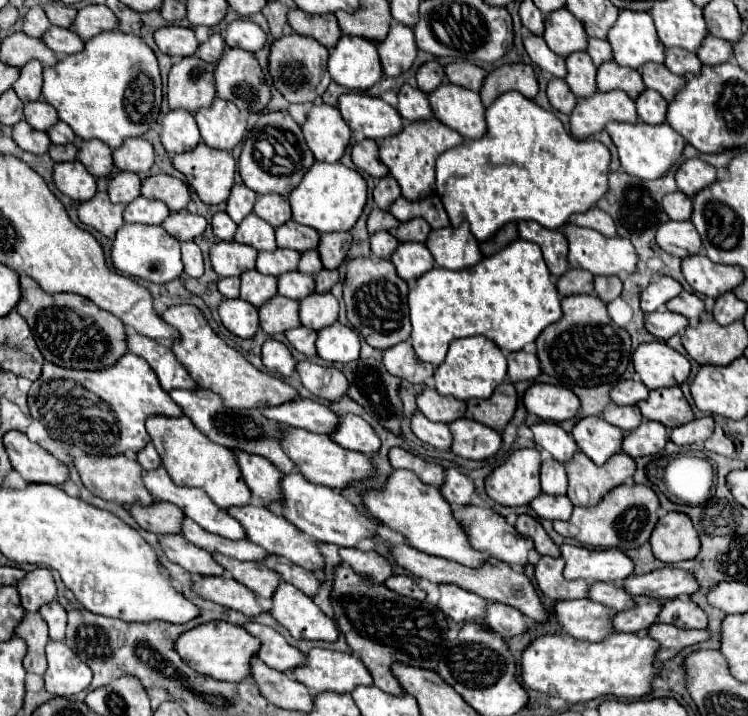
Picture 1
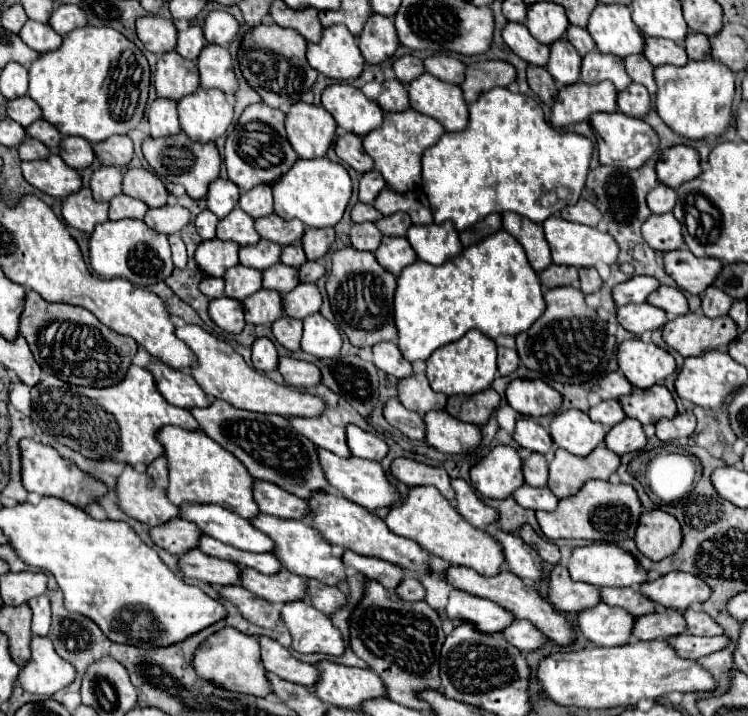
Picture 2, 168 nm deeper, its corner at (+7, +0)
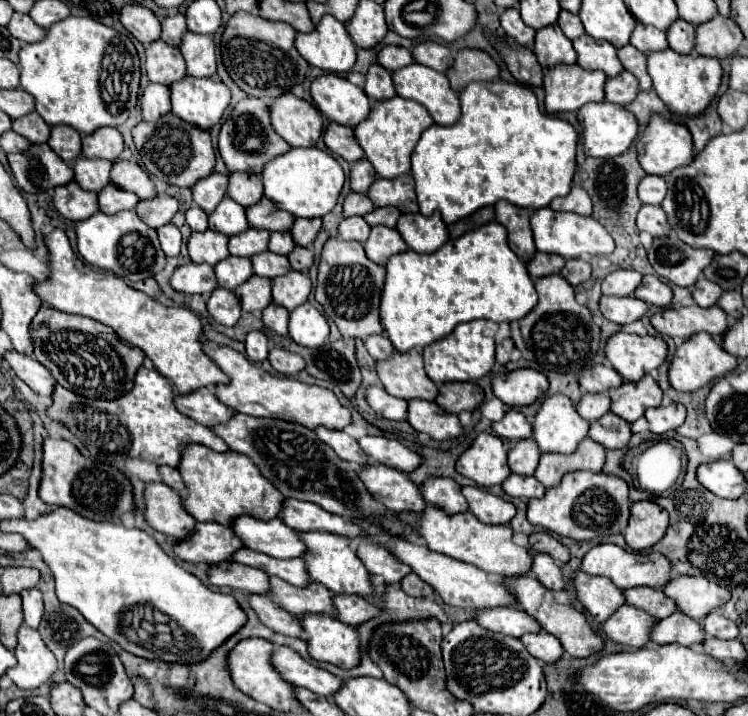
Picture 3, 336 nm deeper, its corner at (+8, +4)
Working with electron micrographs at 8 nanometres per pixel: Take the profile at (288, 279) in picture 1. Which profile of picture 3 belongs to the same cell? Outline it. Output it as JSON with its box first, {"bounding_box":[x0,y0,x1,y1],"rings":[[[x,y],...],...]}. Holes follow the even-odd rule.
{"bounding_box":[250,251,290,279],"rings":[[[272,251],[258,253],[258,255],[250,257],[250,261],[252,261],[254,275],[260,275],[260,277],[274,279],[276,275],[286,275],[290,271],[288,259],[284,255],[276,255]]]}

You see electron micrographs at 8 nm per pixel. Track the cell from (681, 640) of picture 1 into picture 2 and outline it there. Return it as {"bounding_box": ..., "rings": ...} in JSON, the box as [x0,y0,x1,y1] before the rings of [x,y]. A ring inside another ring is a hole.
{"bounding_box":[667,633,729,659],"rings":[[[689,633],[683,635],[673,635],[667,639],[667,643],[675,649],[675,653],[683,659],[699,659],[703,655],[709,655],[713,651],[723,649],[729,639],[725,639],[725,635],[717,635],[717,637],[693,637]]]}

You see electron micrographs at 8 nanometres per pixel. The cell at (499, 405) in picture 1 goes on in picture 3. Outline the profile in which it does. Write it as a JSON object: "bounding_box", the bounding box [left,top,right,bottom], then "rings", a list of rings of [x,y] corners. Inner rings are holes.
{"bounding_box":[436,383,484,413],"rings":[[[444,383],[438,389],[436,403],[446,413],[474,411],[484,399],[482,389],[476,383]]]}

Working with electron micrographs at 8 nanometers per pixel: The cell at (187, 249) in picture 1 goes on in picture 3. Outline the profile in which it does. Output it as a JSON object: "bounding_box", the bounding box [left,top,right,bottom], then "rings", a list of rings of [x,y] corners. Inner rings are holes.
{"bounding_box":[156,223,182,257],"rings":[[[168,223],[156,229],[158,231],[158,239],[160,239],[160,247],[168,257],[174,257],[180,253],[180,245],[182,245],[182,237],[176,225]]]}

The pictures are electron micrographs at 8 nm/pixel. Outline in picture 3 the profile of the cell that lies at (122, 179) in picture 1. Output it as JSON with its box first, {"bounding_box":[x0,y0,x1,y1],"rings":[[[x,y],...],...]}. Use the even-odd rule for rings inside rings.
{"bounding_box":[74,155,112,193],"rings":[[[80,155],[74,163],[74,179],[84,191],[98,193],[110,181],[112,163],[106,159],[88,159]]]}

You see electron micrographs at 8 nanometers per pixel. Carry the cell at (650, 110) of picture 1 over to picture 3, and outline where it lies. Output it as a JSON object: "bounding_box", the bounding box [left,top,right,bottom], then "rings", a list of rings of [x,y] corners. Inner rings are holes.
{"bounding_box":[604,71,638,105],"rings":[[[622,71],[616,77],[608,77],[604,85],[604,93],[606,93],[606,101],[616,105],[628,105],[638,95],[636,77],[628,71]]]}

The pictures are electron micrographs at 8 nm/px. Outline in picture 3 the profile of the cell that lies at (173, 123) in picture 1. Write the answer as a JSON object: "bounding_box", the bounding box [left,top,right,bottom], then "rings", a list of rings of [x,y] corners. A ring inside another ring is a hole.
{"bounding_box":[140,83,170,121],"rings":[[[148,83],[148,87],[142,91],[140,107],[144,121],[160,119],[160,115],[166,115],[170,111],[170,87]]]}

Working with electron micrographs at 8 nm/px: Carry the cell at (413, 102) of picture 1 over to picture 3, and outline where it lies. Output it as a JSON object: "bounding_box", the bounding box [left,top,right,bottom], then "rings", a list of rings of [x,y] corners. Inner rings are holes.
{"bounding_box":[364,65,396,101],"rings":[[[370,65],[370,69],[366,71],[364,91],[366,91],[366,95],[370,99],[376,99],[376,101],[396,95],[390,73],[384,67],[380,67],[380,65]]]}

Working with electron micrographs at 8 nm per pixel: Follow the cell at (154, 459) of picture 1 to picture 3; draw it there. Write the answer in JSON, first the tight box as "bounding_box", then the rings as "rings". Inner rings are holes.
{"bounding_box":[160,465,186,493],"rings":[[[164,465],[164,467],[160,467],[160,473],[162,473],[162,479],[164,479],[164,483],[166,483],[168,487],[172,487],[172,489],[178,491],[178,493],[182,493],[182,491],[186,493],[186,487],[184,487],[184,481],[182,481],[178,469]]]}

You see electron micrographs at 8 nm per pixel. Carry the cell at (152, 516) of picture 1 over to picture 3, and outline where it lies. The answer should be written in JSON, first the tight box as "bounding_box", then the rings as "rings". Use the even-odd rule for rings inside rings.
{"bounding_box":[174,523,244,565],"rings":[[[198,523],[196,533],[174,545],[176,555],[188,563],[218,565],[222,561],[232,561],[232,555],[244,547],[230,527],[220,527],[220,523]]]}

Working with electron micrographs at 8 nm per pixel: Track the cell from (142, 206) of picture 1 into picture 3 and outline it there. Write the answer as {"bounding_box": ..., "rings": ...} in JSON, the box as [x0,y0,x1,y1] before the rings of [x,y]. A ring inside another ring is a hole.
{"bounding_box":[98,183,138,215],"rings":[[[108,183],[104,189],[100,189],[98,193],[98,205],[100,205],[100,211],[106,213],[106,215],[114,215],[118,211],[124,211],[124,209],[134,209],[138,203],[138,197],[130,191],[124,191],[112,183]]]}

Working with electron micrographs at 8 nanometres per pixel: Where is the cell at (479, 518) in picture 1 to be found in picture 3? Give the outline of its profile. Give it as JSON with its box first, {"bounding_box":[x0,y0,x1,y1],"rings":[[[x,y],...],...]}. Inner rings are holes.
{"bounding_box":[532,553,566,591],"rings":[[[536,553],[536,555],[534,555],[532,573],[534,573],[536,579],[538,579],[544,587],[548,587],[550,591],[562,591],[562,589],[566,587],[566,581],[564,581],[562,571],[560,571],[560,563],[556,563],[550,555]]]}

